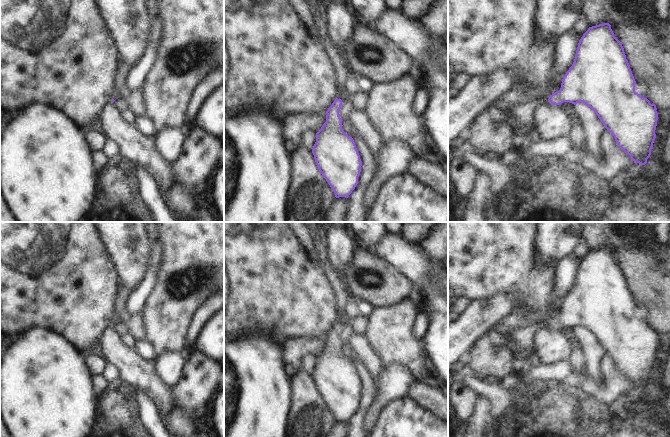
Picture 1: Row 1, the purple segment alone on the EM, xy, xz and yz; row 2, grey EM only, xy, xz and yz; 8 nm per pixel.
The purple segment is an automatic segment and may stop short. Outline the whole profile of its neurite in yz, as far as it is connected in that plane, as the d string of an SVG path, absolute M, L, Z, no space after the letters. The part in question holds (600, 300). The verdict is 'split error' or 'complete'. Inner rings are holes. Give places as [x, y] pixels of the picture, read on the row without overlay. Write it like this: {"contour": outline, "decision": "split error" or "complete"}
{"contour": "M603 247L589 251L579 264L574 286L563 301L559 315L552 317L548 312L538 309L527 312L516 310L500 323L512 328L525 328L538 322L545 323L550 328L555 329L561 329L563 326L574 329L583 326L596 337L605 352L614 360L617 370L628 378L634 387L645 389L651 379L651 373L656 362L658 337L655 328L651 328L647 322L635 316L635 308L636 305L621 266L614 260L611 249Z", "decision": "split error"}

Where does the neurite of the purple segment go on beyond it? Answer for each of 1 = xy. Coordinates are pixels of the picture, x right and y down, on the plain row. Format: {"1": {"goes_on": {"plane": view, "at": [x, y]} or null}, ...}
{"1": {"goes_on": {"plane": "xy", "at": [116, 318]}}}

